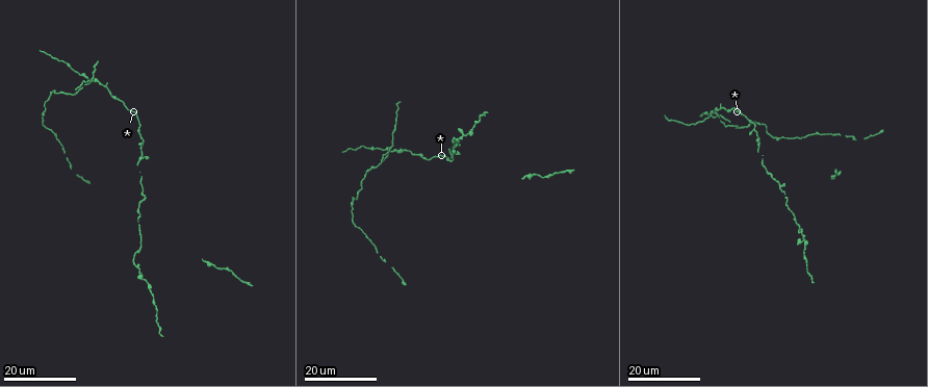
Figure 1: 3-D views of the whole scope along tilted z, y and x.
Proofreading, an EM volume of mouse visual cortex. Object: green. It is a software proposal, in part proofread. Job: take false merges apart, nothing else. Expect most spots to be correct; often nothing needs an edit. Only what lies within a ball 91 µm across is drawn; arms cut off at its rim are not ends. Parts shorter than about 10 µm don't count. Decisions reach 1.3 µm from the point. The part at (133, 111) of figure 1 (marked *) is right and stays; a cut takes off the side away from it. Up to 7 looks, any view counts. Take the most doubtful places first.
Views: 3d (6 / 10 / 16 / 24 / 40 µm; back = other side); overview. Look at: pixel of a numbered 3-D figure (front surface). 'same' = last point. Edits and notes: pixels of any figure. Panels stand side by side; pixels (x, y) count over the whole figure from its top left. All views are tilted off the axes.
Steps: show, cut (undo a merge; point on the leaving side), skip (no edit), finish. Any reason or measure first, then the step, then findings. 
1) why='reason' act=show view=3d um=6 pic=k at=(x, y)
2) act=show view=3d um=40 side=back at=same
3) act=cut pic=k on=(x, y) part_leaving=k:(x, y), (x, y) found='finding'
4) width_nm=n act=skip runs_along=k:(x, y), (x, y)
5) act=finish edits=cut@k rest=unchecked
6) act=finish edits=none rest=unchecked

why='four-way junction' act=show view=3d um=16 pic=1 at=(83, 76)

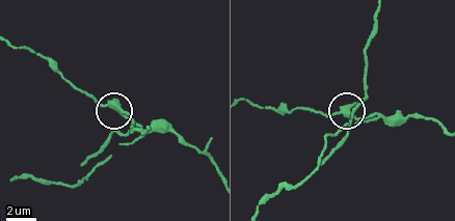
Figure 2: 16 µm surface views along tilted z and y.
why='closer look' act=show view=3d um=10 pic=2 at=(353, 105)

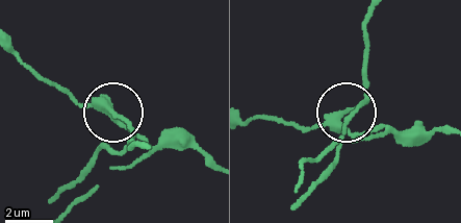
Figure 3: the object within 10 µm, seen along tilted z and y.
act=cut pic=3 on=(125, 119) found='two cells meet here'

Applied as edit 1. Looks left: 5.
why='sudden change in width' act=show view=3d um=16 pic=1 at=(753, 128)

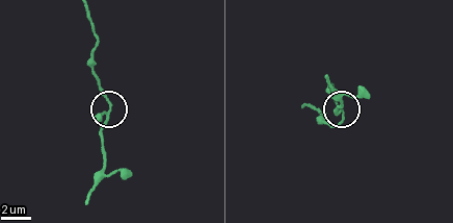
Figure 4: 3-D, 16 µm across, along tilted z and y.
act=show view=3d um=6 pic=4 at=(107, 115)

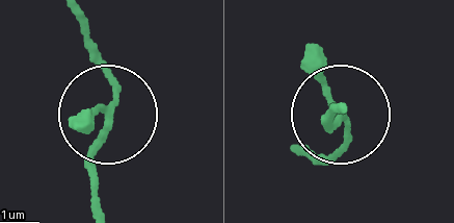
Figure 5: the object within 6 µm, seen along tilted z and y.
act=skip runs_along=5:(298, 147), (338, 154), (349, 131), (337, 113) found='all the same cell'

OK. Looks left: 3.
why='side arm on a straight run' act=show view=3d um=16 pic=1 at=(464, 135)

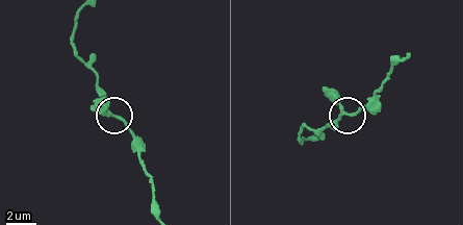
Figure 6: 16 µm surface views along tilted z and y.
why='zoom in' act=show view=3d um=10 pic=6 at=(340, 117)

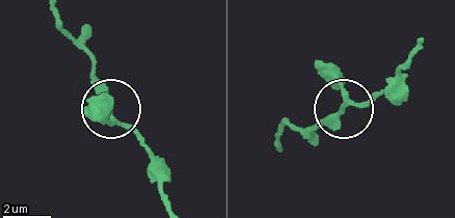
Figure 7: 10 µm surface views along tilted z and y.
width_nm=180 act=skip runs_along=7:(54, 12), (92, 62), (114, 116), (163, 161) found='continuous, no second cell'

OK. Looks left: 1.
act=finish edits=cut@3 rest=unchecked

